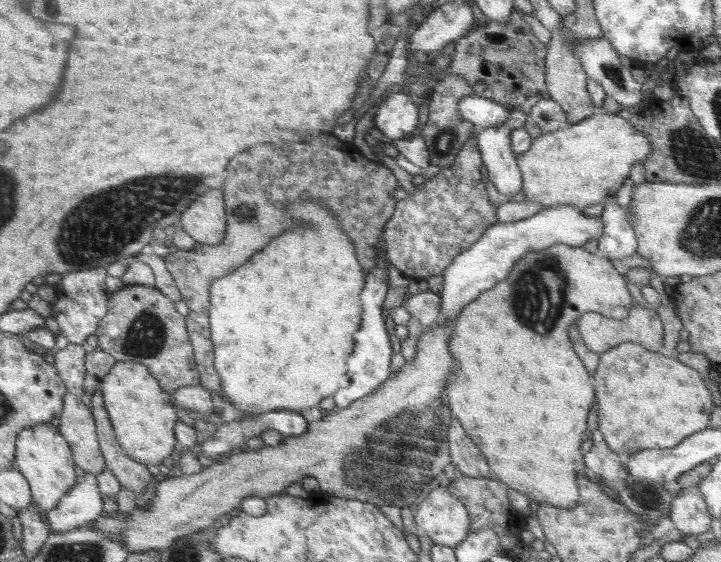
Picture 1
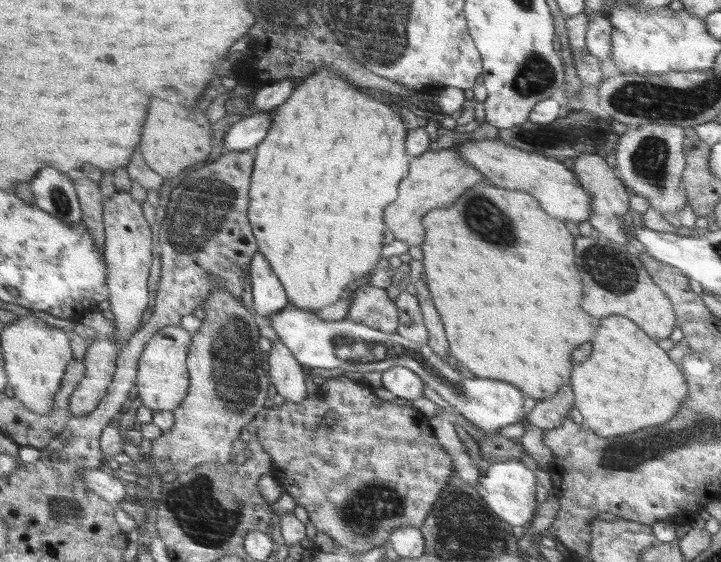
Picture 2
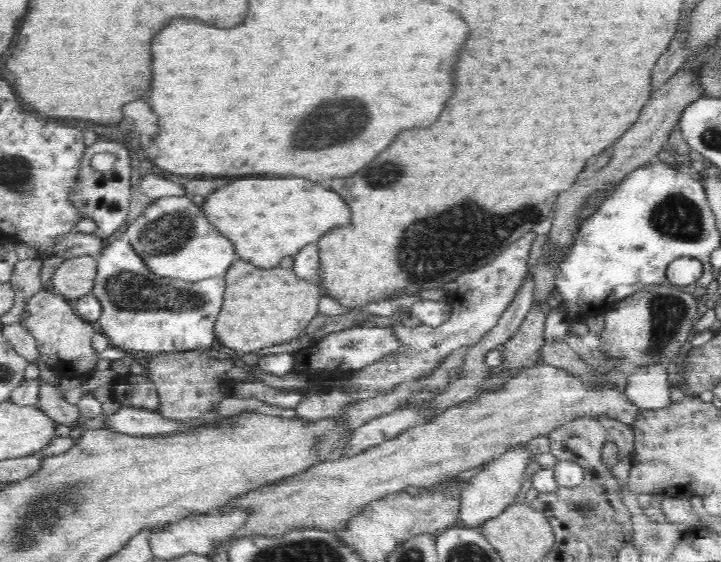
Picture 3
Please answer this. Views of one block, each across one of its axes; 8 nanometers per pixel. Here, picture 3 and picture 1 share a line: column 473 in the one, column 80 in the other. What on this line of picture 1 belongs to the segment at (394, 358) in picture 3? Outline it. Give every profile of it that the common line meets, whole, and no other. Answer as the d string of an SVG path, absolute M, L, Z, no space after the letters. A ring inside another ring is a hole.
M108 267L82 270L64 275L58 286L59 300L52 305L53 317L57 319L61 332L71 343L84 344L92 334L97 334L101 320L109 313L111 298L106 286Z

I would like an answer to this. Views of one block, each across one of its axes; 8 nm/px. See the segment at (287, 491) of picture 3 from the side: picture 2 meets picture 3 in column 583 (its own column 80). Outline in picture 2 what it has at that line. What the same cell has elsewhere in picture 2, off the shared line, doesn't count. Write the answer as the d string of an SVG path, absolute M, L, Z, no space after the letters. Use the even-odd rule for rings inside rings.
M111 337L98 339L89 346L86 361L86 378L74 391L71 410L76 417L92 414L106 398L118 372L120 348Z

